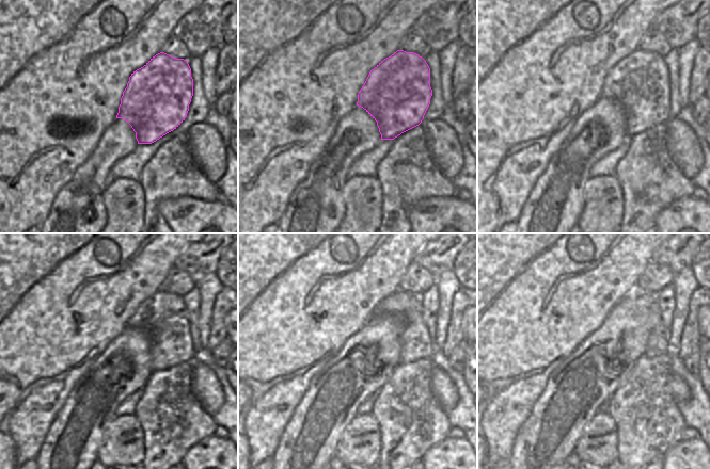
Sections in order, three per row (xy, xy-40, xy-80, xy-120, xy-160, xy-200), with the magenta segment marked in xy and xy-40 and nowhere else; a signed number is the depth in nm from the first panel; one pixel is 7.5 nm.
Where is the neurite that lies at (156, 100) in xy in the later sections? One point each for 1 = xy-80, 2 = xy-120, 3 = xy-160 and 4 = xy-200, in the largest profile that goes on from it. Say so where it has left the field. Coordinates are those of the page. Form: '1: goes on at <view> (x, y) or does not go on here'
1: goes on at xy-80 (640, 82)
2: goes on at xy-120 (163, 316)
3: goes on at xy-160 (415, 343)
4: goes on at xy-200 (658, 344)

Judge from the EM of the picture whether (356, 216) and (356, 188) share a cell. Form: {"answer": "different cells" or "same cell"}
{"answer": "same cell"}

